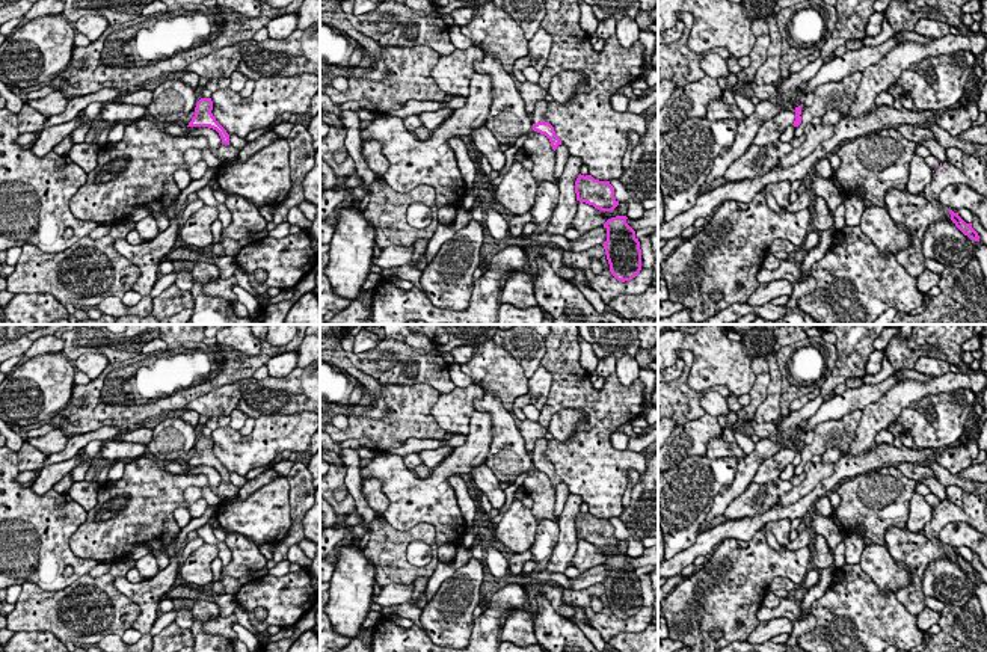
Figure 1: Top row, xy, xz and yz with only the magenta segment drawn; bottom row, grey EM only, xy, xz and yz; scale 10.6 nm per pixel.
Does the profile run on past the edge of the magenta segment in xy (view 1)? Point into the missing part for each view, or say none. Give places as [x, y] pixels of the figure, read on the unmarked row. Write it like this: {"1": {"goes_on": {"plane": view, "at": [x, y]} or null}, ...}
{"1": {"goes_on": null}}

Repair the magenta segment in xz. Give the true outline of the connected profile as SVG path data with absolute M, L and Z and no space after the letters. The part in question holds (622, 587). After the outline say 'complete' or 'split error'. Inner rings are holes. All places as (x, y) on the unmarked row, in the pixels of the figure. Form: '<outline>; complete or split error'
M616 554L604 561L604 580L610 610L617 619L631 619L641 608L641 587L635 569L626 561L626 554Z; complete

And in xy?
M201 436L195 445L195 451L193 451L195 454L192 456L187 465L210 465L219 471L222 481L229 483L229 472L216 459L211 448L213 448L211 436Z; complete

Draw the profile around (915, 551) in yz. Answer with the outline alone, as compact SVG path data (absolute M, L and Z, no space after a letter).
M889 527L886 534L886 546L896 566L910 572L912 584L896 592L896 599L913 616L924 610L922 577L930 563L939 558L951 558L948 546L931 540L925 534L912 533L907 527Z

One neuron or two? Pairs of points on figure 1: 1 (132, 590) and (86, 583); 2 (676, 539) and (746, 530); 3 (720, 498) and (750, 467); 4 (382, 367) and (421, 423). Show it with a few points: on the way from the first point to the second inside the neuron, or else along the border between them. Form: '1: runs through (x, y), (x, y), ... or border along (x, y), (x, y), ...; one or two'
1: border along (115, 577), (115, 586), (139, 607), (139, 613); two
2: border along (697, 533), (697, 538), (688, 547), (673, 556); two
3: runs through (728, 492), (744, 474); one
4: border along (429, 384), (382, 385); two

